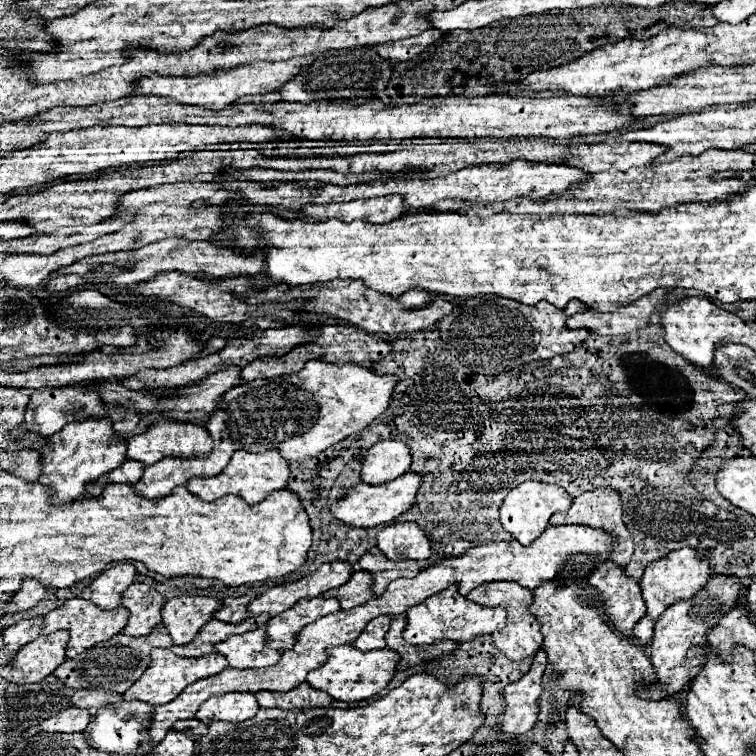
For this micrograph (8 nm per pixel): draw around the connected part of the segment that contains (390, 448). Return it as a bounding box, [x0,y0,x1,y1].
[362,441,412,485]

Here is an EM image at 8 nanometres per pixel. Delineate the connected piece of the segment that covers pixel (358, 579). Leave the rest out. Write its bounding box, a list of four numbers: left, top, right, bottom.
[324,571,376,609]

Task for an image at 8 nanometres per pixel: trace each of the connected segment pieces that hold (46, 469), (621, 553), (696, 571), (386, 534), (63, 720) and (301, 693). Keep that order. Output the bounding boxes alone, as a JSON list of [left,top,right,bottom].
[[40,419,126,505],[550,489,634,569],[633,547,710,645],[378,521,430,561],[22,707,92,739],[256,683,332,709]]

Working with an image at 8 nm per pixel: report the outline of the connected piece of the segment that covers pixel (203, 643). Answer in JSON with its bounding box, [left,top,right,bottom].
[170,615,270,657]

